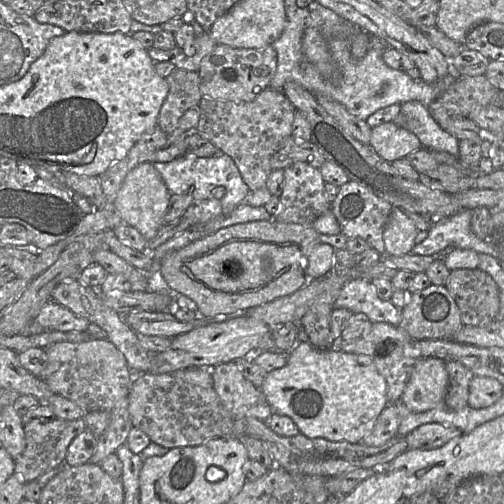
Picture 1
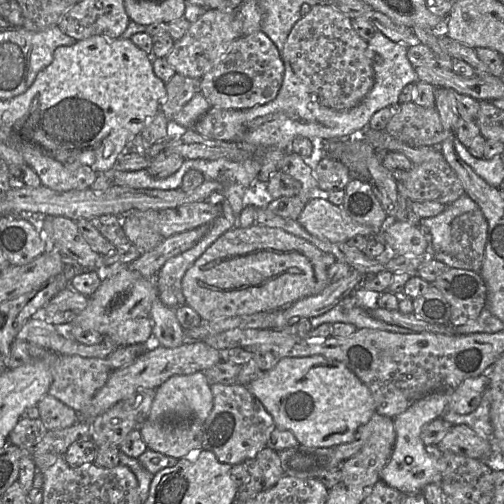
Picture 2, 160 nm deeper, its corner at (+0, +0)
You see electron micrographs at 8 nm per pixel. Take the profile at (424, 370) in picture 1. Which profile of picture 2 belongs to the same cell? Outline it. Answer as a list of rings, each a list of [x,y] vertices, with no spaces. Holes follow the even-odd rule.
[[[435,392],[414,402],[407,410],[394,419],[396,441],[391,457],[381,471],[381,481],[401,492],[422,493],[422,489],[430,483],[440,483],[442,472],[439,459],[432,455],[421,439],[424,425],[440,418],[448,410],[450,392]]]

